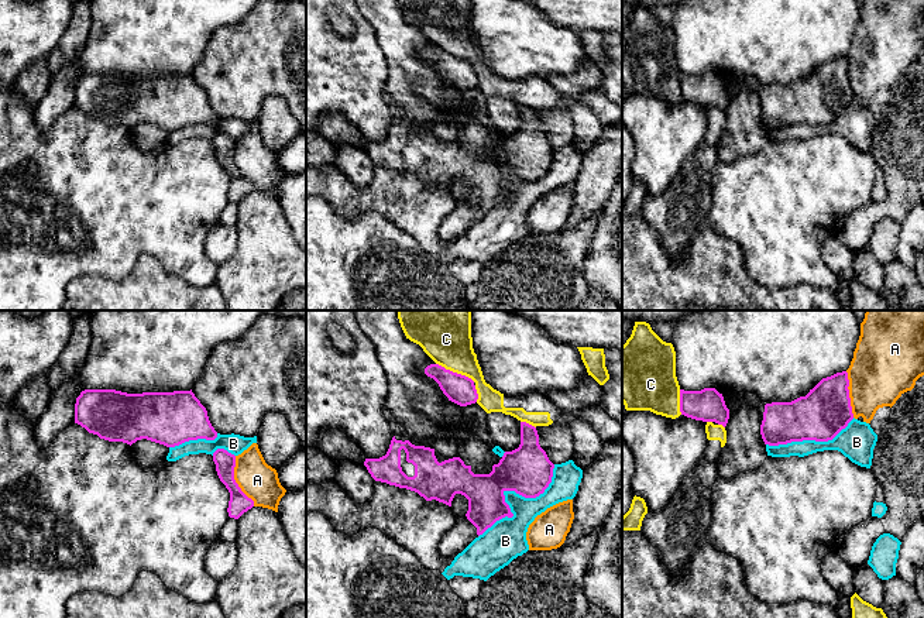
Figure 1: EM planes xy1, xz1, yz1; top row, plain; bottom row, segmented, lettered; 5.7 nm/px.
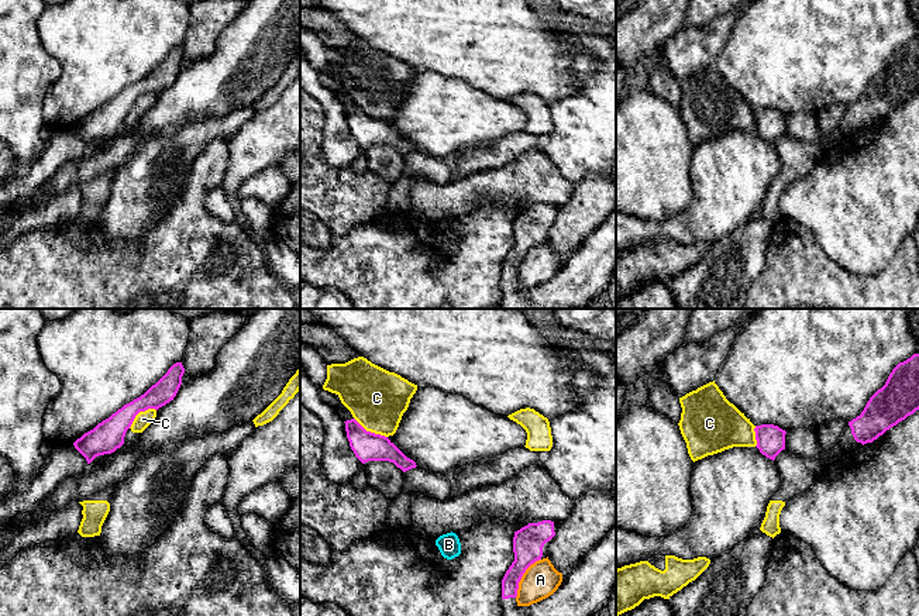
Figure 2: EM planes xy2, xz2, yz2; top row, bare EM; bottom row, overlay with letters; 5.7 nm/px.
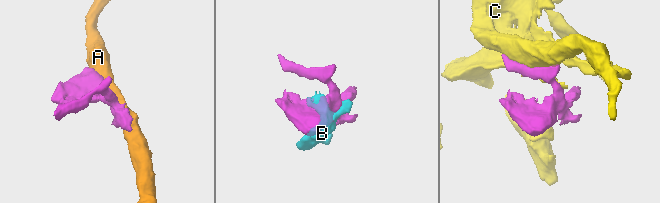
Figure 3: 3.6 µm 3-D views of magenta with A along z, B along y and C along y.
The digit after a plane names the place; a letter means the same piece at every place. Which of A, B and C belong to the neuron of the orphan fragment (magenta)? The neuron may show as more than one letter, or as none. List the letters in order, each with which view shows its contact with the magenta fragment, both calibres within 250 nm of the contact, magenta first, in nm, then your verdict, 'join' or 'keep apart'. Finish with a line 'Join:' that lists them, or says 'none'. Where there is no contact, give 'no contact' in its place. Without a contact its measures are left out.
A: contact in xy1; calibres 120 and 220 nm; keep apart
B: contact in xz1; calibres 280 and 190 nm; keep apart
C: contact in xz1; calibres 160 and 280 nm; keep apart
Join: none

